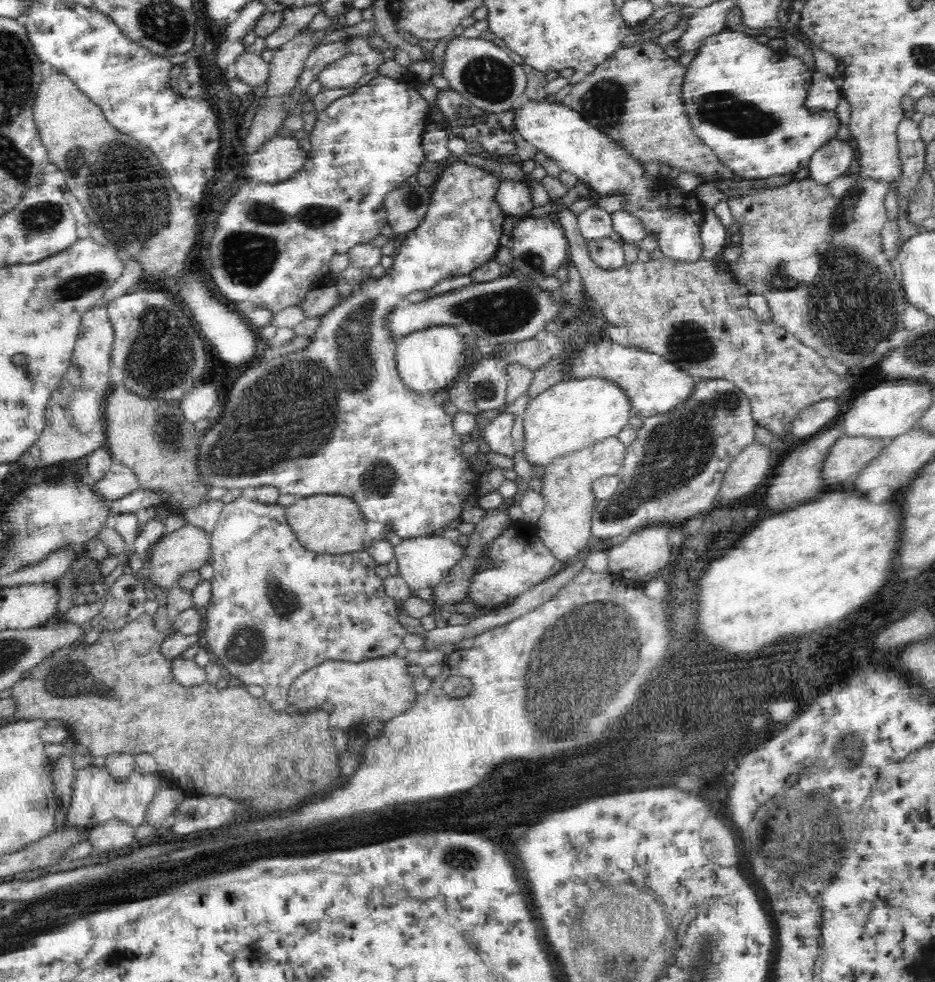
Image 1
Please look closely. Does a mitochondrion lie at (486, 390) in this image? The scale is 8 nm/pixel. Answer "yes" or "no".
yes

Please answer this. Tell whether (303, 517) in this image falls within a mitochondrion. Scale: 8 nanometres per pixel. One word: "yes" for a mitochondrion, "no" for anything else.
no

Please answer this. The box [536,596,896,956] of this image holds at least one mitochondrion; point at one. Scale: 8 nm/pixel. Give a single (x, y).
(807, 833)

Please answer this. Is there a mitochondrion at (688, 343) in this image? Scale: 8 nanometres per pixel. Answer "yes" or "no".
yes

